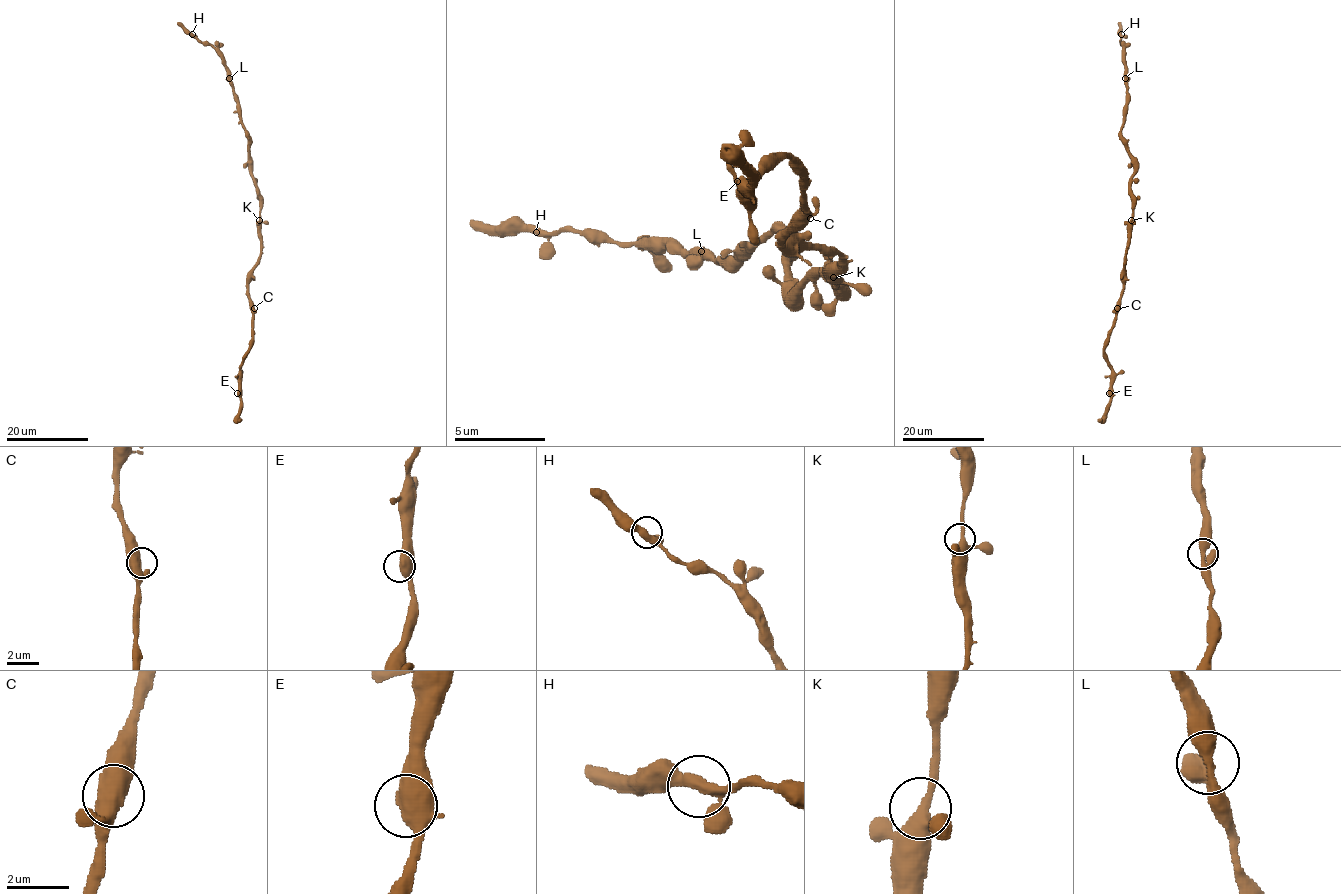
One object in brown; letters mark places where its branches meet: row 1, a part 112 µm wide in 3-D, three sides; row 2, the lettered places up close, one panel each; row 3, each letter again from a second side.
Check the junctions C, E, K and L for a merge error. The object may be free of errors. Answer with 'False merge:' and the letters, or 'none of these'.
False merge: none of these

